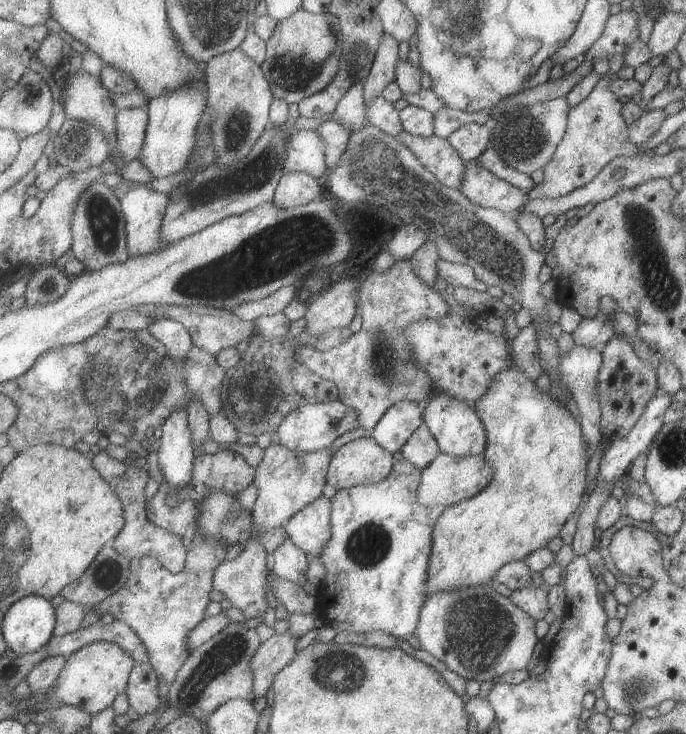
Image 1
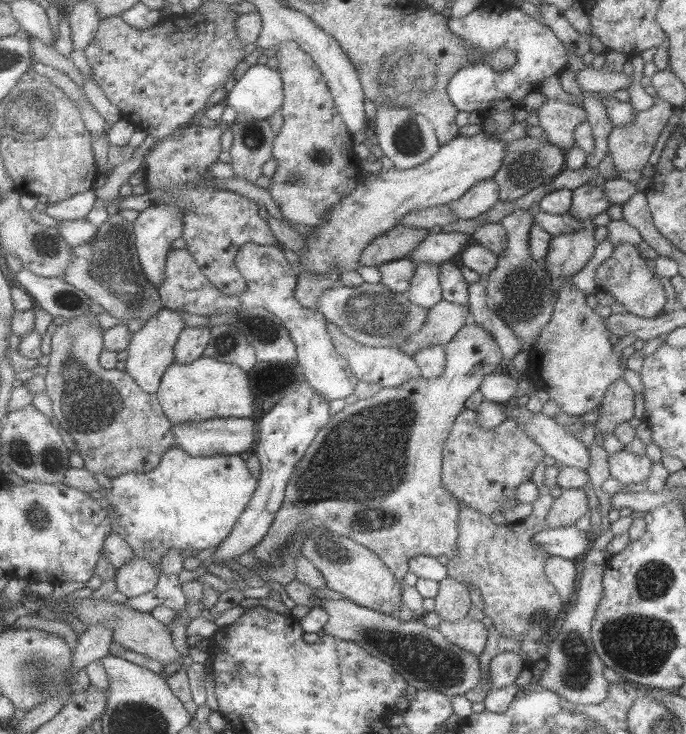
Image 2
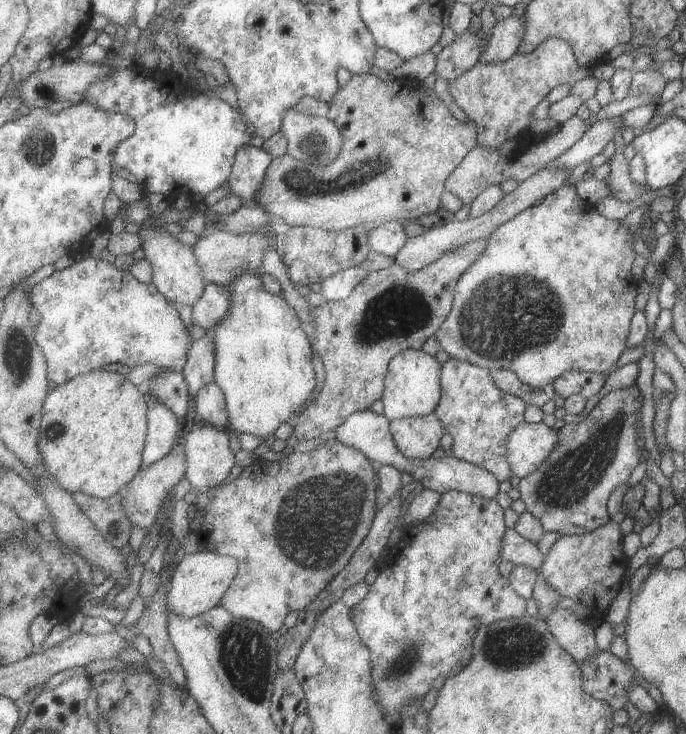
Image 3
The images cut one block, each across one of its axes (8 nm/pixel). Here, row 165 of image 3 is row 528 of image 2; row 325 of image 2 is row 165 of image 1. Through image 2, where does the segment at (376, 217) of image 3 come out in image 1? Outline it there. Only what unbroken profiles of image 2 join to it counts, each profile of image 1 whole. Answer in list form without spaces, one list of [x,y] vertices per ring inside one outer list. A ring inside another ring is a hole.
[[[475,160],[463,161],[463,180],[459,192],[471,204],[511,214],[516,214],[527,198],[526,193],[481,168]]]

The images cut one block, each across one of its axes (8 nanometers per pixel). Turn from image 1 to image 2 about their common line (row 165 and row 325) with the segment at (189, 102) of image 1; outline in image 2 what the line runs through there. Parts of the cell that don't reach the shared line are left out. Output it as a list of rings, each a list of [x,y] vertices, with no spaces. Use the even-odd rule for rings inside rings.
[[[164,308],[148,319],[142,329],[134,332],[134,338],[128,349],[126,371],[149,393],[157,393],[167,369],[175,363],[175,350],[179,338],[186,330],[177,309]]]

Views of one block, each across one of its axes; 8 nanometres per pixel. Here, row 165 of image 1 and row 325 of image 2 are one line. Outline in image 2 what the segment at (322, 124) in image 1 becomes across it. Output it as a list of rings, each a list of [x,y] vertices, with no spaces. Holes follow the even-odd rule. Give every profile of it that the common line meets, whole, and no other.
[[[328,321],[327,323],[331,339],[334,346],[339,348],[339,354],[345,356],[353,368],[353,372],[357,374],[359,380],[367,380],[367,382],[375,382],[383,387],[395,387],[403,382],[421,376],[419,366],[415,364],[412,355],[400,352],[398,347],[395,348],[375,348],[369,347],[361,342],[355,341],[347,334],[340,330],[340,326]]]

